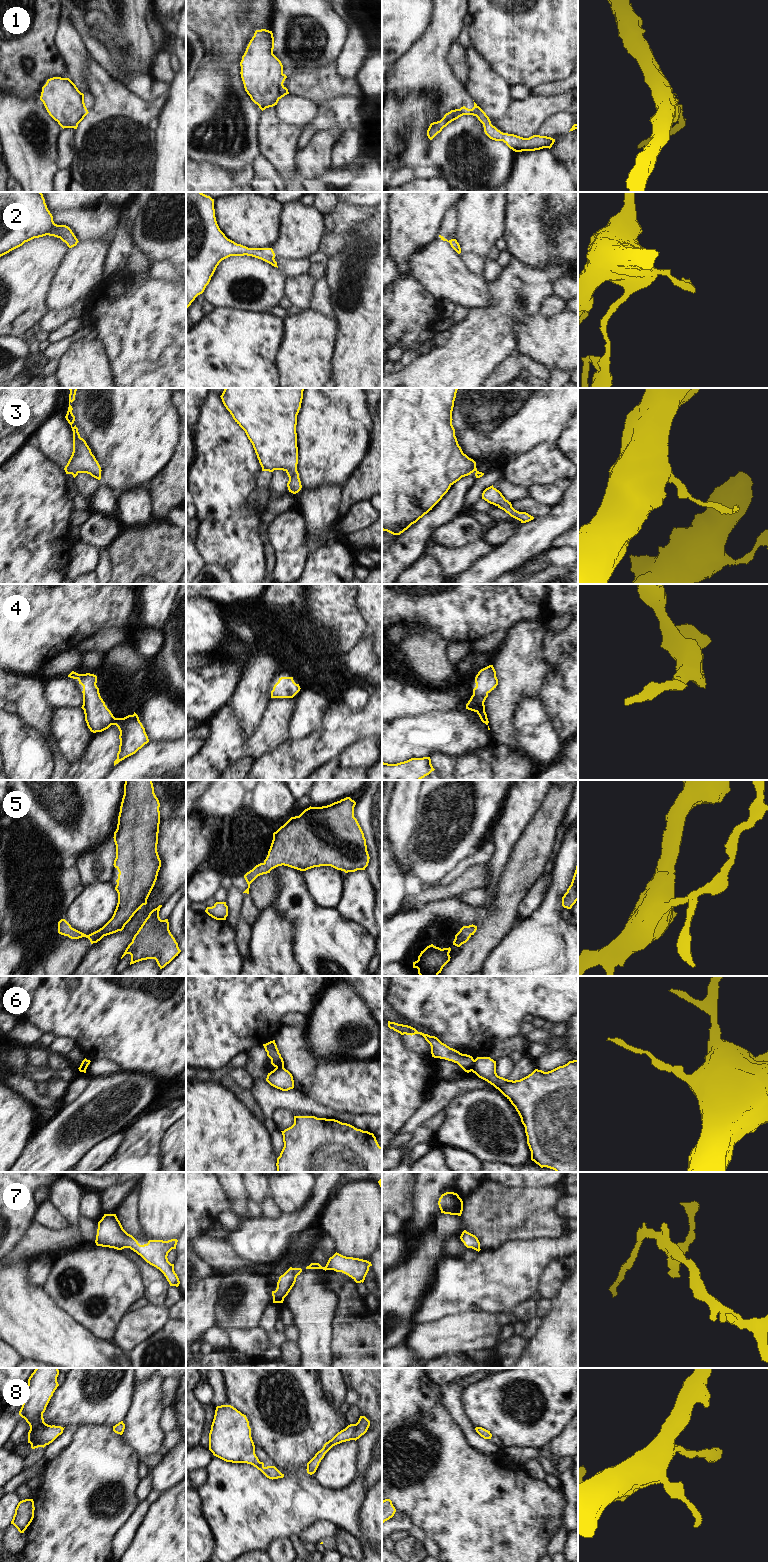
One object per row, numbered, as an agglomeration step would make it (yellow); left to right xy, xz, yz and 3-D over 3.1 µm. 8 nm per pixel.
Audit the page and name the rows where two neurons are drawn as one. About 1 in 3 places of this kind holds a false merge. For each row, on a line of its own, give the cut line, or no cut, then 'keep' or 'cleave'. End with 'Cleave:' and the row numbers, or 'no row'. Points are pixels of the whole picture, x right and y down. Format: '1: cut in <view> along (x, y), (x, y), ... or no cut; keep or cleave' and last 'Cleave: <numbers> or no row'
1: cut in xz along (284, 74), (280, 83), (279, 98); cleave
2: no cut; keep
3: no cut; keep
4: no cut; keep
5: no cut; keep
6: cut in yz along (475, 1060), (471, 1070); cleave
7: no cut; keep
8: no cut; keep
Cleave: 1, 6

